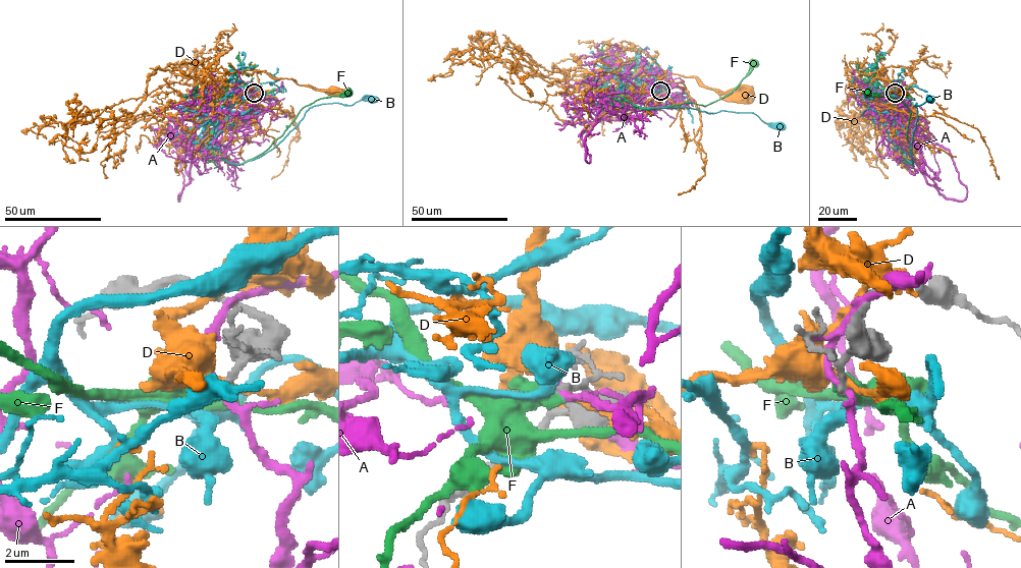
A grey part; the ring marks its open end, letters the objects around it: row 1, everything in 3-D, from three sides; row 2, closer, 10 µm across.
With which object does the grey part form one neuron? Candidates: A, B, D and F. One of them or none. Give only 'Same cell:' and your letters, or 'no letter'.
Same cell: no letter

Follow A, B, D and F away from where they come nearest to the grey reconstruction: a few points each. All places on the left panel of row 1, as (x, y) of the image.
A: (255, 92), (259, 97), (257, 108), (224, 118), (206, 136), (182, 189)
B: (254, 93), (226, 97), (229, 106), (213, 137), (220, 155), (231, 163), (274, 148), (313, 106), (372, 100)
D: (256, 92), (256, 101), (239, 101), (220, 76), (266, 71), (334, 92)
F: (254, 93), (239, 94), (208, 128), (211, 152), (230, 164), (242, 164), (264, 153), (306, 106), (348, 94)

